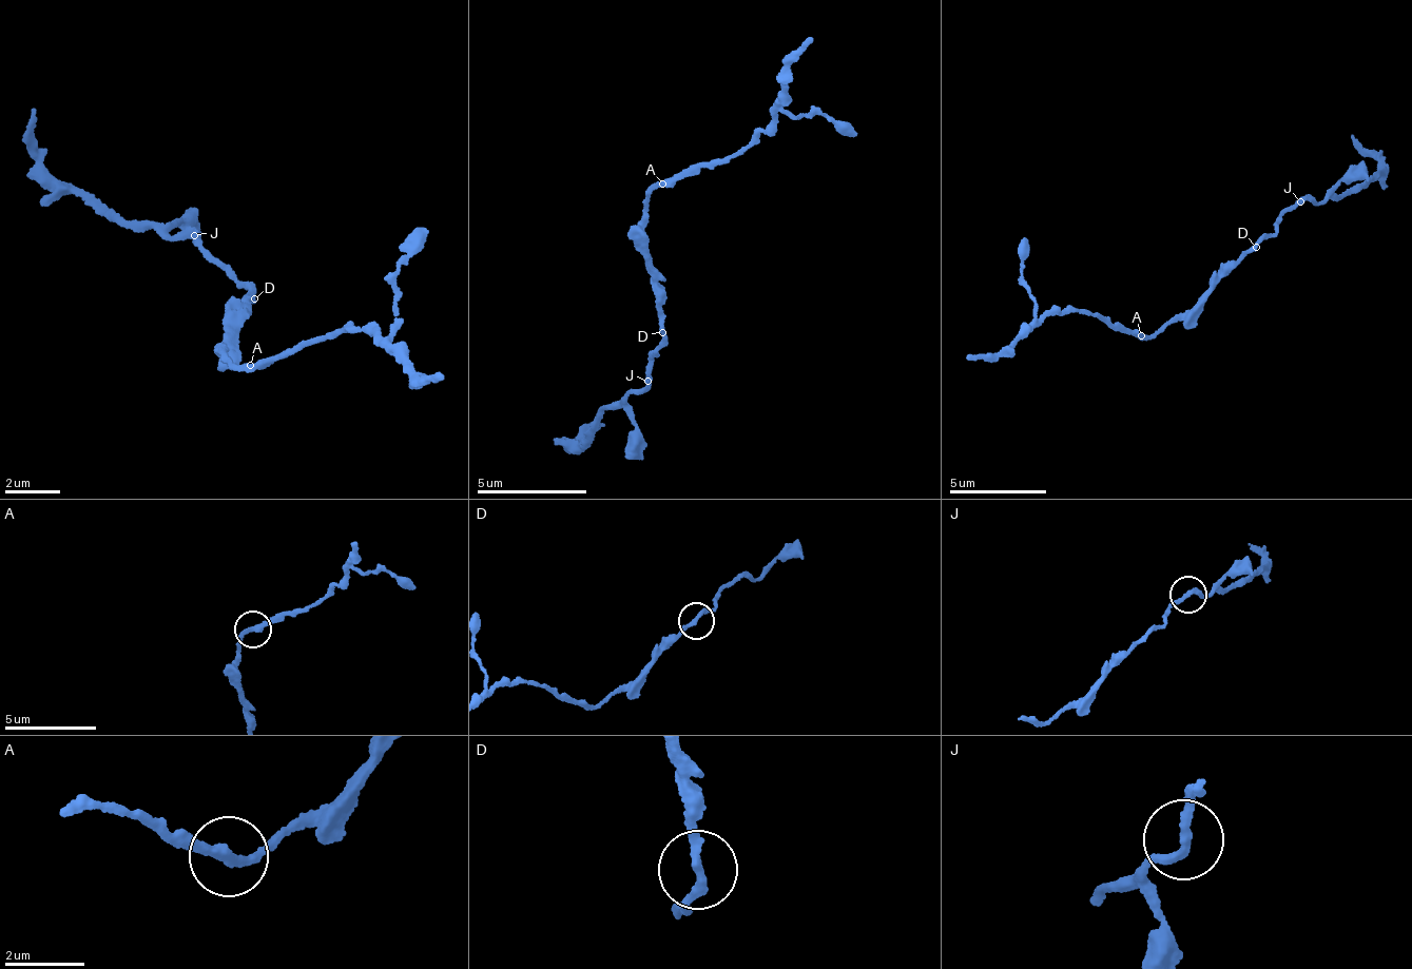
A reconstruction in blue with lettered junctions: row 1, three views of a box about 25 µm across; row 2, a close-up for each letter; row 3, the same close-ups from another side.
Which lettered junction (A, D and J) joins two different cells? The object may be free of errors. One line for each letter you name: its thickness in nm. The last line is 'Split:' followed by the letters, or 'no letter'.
Split: no letter

